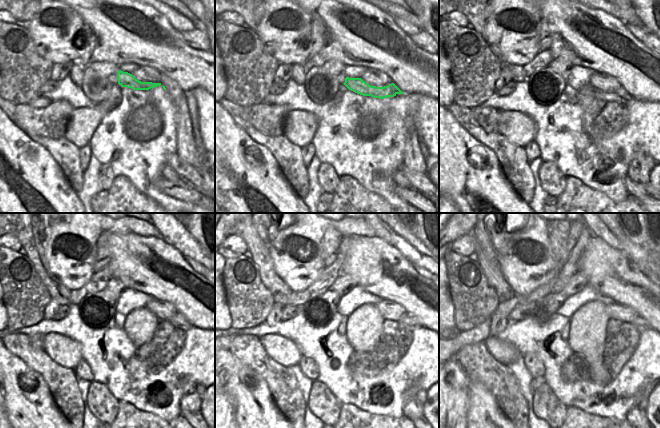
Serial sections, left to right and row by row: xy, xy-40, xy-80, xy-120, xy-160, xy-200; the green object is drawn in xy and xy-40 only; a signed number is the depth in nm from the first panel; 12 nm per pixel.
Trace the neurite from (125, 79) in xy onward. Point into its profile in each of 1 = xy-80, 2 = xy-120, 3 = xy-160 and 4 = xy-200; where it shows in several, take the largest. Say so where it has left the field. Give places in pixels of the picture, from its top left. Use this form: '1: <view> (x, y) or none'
1: xy-80 (588, 89)
2: xy-120 (179, 320)
3: xy-160 (409, 321)
4: xy-200 (641, 324)

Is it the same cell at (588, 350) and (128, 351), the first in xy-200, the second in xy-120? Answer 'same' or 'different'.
different

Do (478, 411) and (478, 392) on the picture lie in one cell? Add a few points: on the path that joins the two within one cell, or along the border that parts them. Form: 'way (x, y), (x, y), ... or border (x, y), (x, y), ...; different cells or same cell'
way (478, 406), (478, 397); same cell

